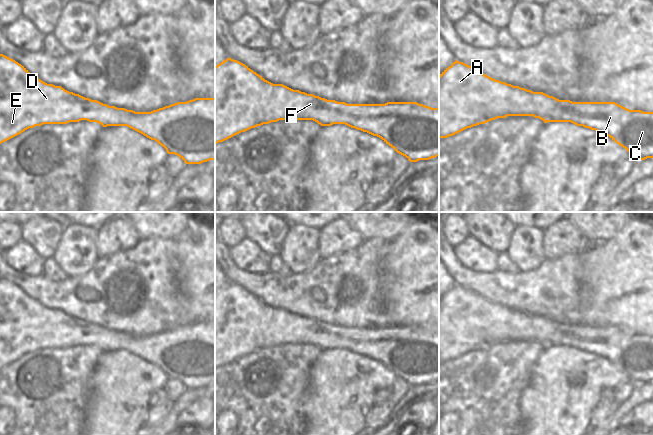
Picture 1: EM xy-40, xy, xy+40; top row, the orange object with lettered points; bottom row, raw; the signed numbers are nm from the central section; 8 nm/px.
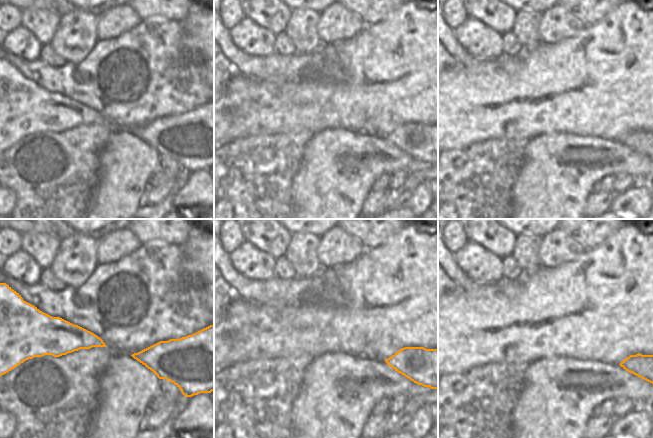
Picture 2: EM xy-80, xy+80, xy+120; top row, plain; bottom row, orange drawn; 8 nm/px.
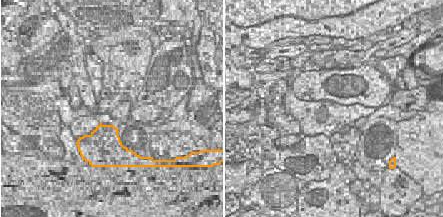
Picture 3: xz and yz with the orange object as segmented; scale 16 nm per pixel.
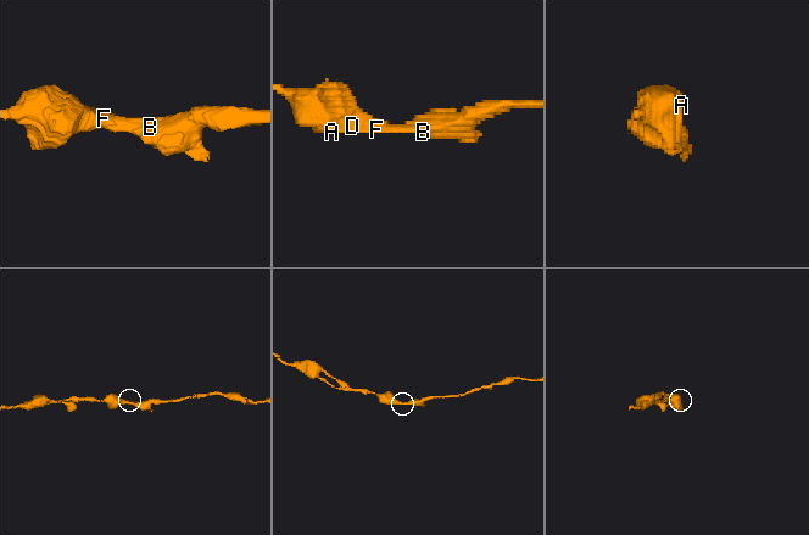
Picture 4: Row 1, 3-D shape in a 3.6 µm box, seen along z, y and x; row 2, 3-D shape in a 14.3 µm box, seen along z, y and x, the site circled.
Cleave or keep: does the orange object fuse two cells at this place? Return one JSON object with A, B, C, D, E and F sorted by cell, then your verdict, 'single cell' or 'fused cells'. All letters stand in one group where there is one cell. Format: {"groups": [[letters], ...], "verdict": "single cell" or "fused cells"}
{"groups": [["A", "B", "C", "D", "E", "F"]], "verdict": "single cell"}

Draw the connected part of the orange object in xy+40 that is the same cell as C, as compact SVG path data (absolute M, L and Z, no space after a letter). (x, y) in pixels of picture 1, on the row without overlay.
M455 285L439 299L439 362L453 360L467 352L507 340L533 340L547 346L571 346L609 360L625 372L634 384L653 382L653 336L629 334L615 326L572 326L559 324L543 316L533 316L495 304L479 294Z

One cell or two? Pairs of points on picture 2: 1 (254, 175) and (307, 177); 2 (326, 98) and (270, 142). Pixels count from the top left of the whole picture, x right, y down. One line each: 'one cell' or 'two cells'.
1: two cells
2: two cells

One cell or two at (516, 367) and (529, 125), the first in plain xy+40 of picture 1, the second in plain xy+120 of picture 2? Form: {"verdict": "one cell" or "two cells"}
{"verdict": "two cells"}

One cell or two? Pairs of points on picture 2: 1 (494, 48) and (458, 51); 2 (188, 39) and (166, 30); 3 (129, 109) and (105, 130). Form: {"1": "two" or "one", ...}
{"1": "two", "2": "two", "3": "two"}

